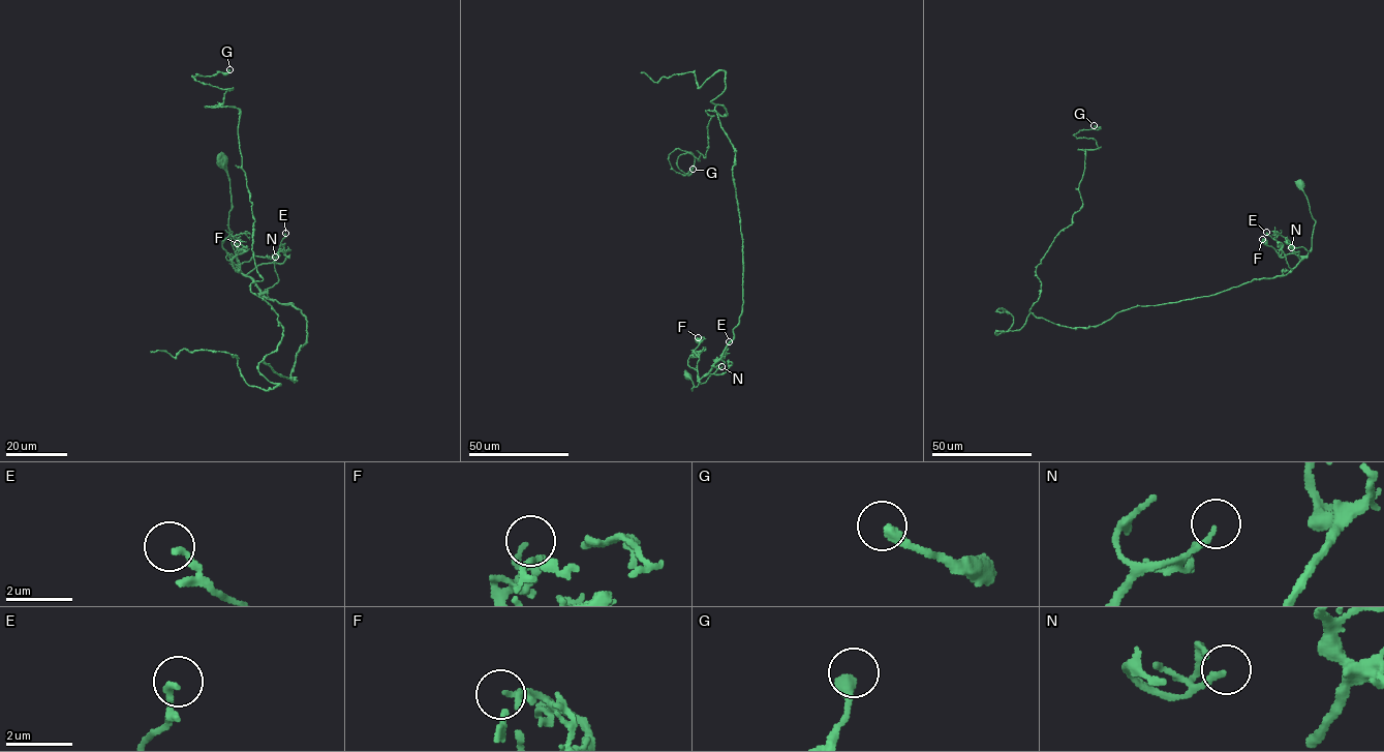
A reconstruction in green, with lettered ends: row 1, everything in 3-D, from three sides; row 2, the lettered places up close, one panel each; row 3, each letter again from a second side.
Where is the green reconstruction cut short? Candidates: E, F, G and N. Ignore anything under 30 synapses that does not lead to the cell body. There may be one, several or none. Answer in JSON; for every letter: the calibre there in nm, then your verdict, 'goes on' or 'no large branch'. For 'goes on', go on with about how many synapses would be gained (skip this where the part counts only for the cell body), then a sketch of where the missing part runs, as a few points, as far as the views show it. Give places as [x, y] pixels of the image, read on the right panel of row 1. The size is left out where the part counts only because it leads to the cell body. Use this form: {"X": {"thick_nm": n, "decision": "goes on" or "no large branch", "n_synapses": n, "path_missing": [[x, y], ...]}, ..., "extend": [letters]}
{"E": {"thick_nm": 190, "decision": "no large branch"}, "F": {"thick_nm": 120, "decision": "no large branch"}, "G": {"thick_nm": 400, "decision": "no large branch"}, "N": {"thick_nm": 150, "decision": "no large branch"}, "extend": []}

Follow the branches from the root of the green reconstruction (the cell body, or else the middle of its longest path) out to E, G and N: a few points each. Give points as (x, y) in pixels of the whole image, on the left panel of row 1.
E: (222, 162), (229, 180), (232, 210), (228, 223), (239, 270), (262, 292), (278, 281), (274, 261), (285, 233)
G: (222, 162), (239, 270), (307, 321), (294, 380), (240, 111), (206, 107), (233, 88), (192, 77), (229, 69)
N: (222, 162), (229, 180), (232, 210), (228, 223), (237, 261), (241, 264), (254, 256), (275, 257)

